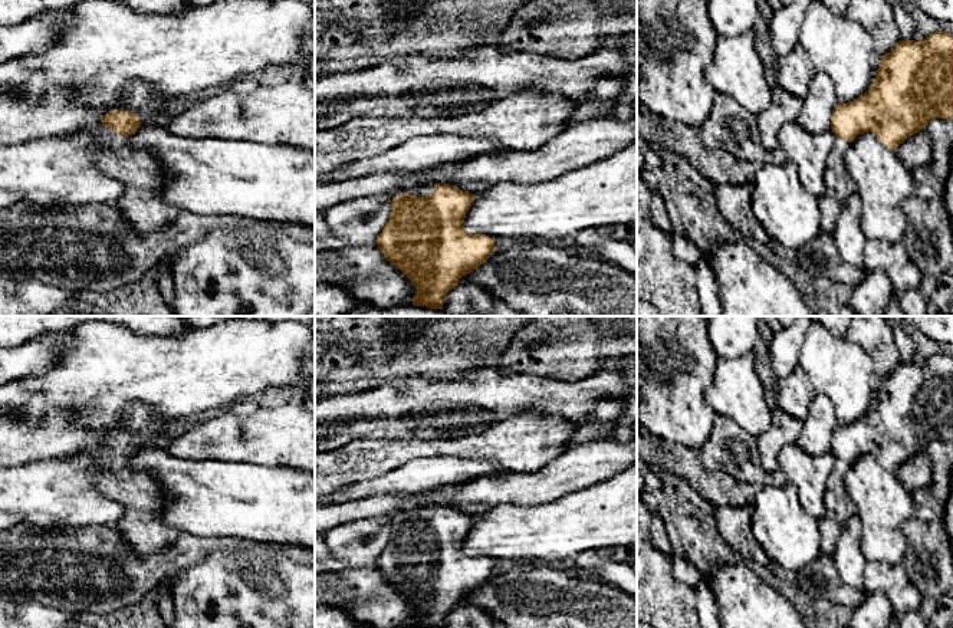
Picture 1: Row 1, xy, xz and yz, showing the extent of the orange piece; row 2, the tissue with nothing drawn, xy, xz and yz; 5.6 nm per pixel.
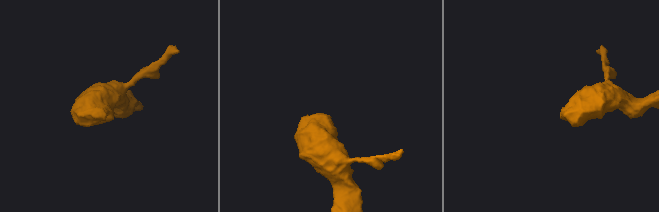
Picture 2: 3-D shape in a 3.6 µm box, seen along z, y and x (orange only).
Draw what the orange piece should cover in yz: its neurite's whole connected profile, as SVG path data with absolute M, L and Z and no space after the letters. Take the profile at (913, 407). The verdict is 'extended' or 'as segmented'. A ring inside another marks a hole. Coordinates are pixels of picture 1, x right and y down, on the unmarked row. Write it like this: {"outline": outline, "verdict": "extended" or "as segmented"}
{"outline": "M934 354L923 364L900 362L878 382L870 411L848 425L837 427L831 440L835 464L825 491L827 513L818 520L821 555L832 556L845 522L857 514L842 481L855 458L873 454L887 470L897 473L906 461L926 451L936 440L953 441L953 356L946 354Z", "verdict": "extended"}

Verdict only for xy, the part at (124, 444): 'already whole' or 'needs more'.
needs more

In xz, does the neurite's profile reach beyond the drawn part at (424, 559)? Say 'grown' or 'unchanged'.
grown

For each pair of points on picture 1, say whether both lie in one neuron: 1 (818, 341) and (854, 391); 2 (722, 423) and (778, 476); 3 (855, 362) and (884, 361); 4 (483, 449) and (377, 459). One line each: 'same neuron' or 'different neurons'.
1: same neuron
2: same neuron
3: different neurons
4: same neuron

